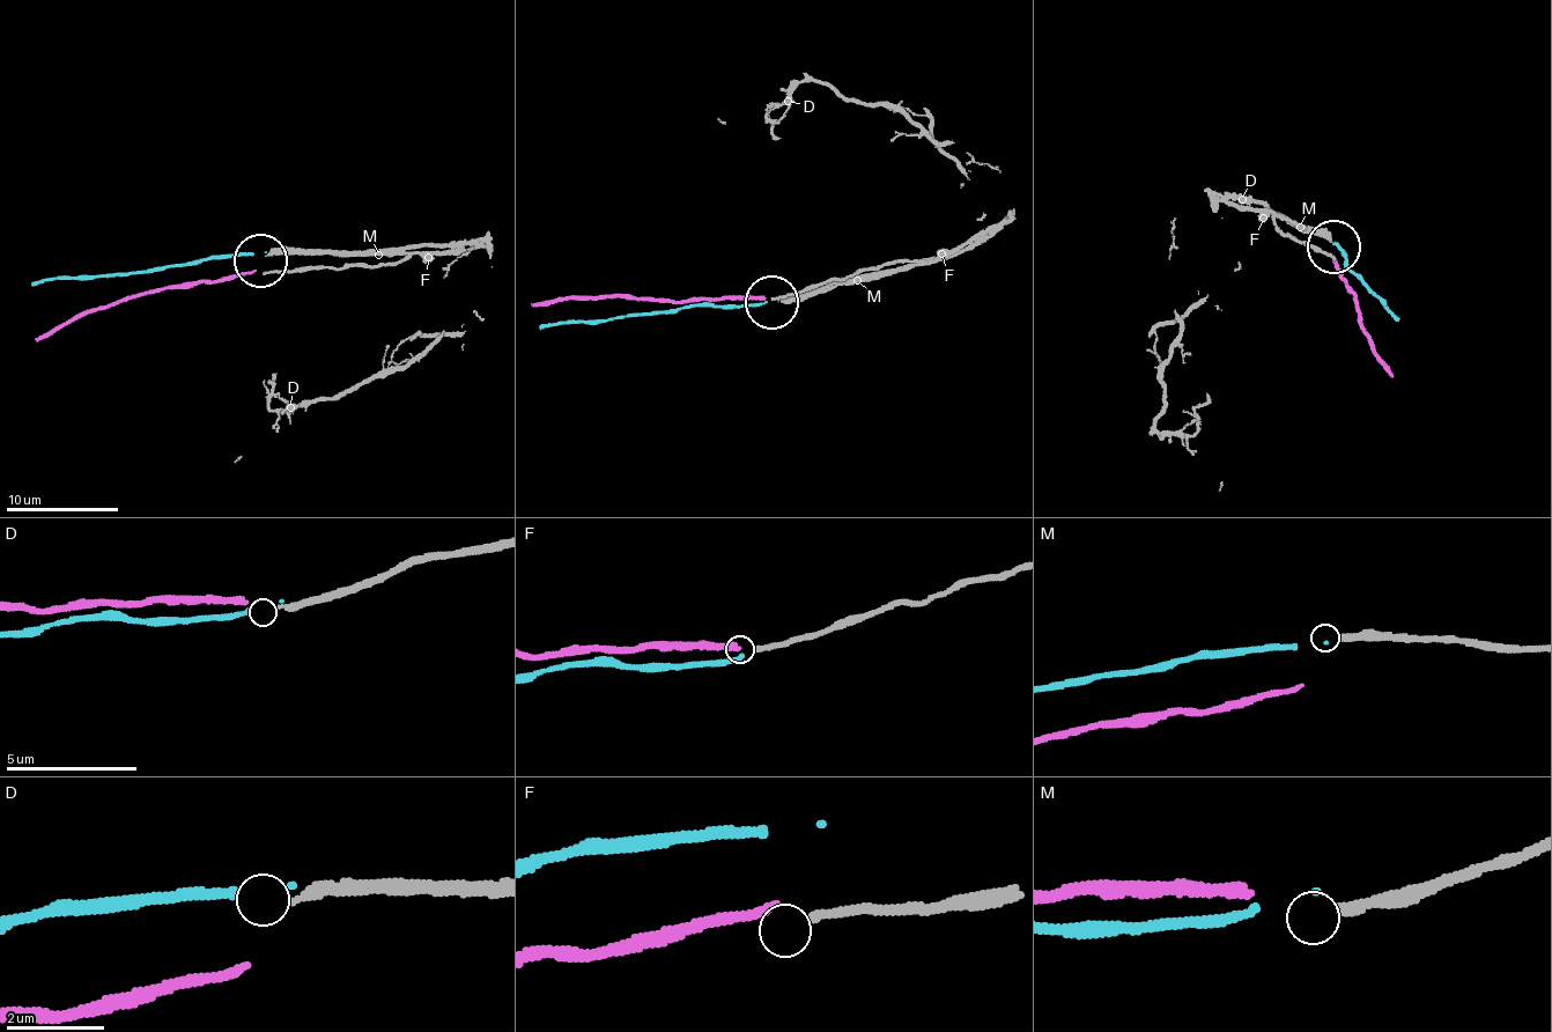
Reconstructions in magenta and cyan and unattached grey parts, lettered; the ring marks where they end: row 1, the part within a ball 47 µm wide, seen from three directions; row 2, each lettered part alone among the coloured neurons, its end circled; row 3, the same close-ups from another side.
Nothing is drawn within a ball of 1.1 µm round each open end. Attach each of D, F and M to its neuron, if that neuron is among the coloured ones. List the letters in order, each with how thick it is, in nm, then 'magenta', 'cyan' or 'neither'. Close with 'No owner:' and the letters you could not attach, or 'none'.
D: 200 nm | neither
F: 170 nm | neither
M: 240 nm | neither
No owner: D, F, M

